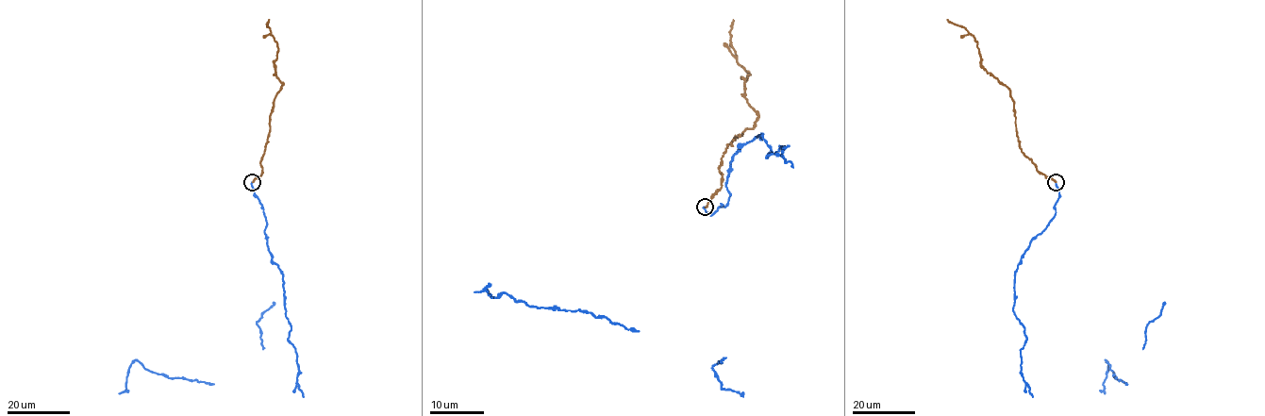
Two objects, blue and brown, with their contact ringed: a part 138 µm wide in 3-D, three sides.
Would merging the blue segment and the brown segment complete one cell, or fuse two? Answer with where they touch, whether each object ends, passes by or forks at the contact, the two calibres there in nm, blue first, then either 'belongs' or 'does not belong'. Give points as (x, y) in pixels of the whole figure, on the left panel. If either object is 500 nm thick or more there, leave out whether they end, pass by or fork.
(252, 182) | blue ends | brown ends | 150/220 nm | belongs

